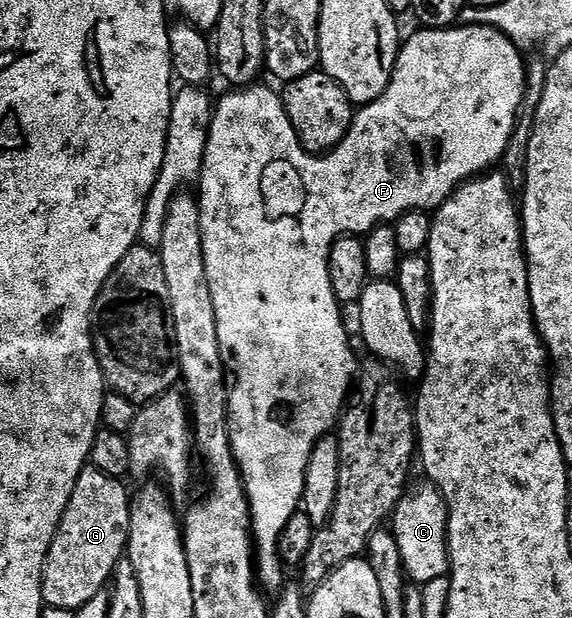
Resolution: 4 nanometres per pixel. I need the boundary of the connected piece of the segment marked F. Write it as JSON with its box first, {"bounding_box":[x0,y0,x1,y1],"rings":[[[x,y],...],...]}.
{"bounding_box":[198,24,526,590],"rings":[[[461,24],[459,27],[449,27],[447,29],[430,29],[427,27],[419,30],[421,33],[416,33],[412,38],[405,40],[400,47],[400,53],[396,56],[396,69],[392,73],[390,83],[386,87],[386,91],[380,96],[377,101],[371,101],[370,104],[363,106],[353,116],[352,126],[348,128],[348,133],[345,137],[335,145],[333,149],[328,150],[323,155],[317,155],[308,152],[304,144],[298,139],[298,135],[294,131],[294,127],[290,123],[288,113],[284,109],[284,102],[279,92],[275,93],[272,89],[267,89],[266,86],[260,85],[261,83],[253,83],[247,87],[237,88],[235,91],[228,91],[221,101],[215,106],[212,114],[212,126],[208,132],[208,142],[206,143],[206,155],[204,156],[204,166],[200,172],[200,179],[198,182],[198,200],[200,203],[200,218],[202,219],[202,251],[206,259],[206,279],[210,283],[210,299],[214,299],[214,315],[218,323],[218,339],[220,344],[224,346],[225,350],[230,354],[230,361],[236,364],[236,382],[233,380],[230,385],[230,392],[228,394],[228,430],[230,431],[230,443],[232,450],[236,456],[236,462],[240,465],[240,473],[244,477],[244,486],[246,487],[246,495],[250,503],[250,511],[252,512],[252,535],[254,538],[254,549],[258,554],[258,581],[265,590],[273,589],[279,590],[285,584],[284,569],[280,566],[280,553],[276,548],[280,545],[280,536],[284,533],[284,528],[292,521],[292,516],[298,513],[304,500],[304,480],[306,479],[306,467],[310,463],[310,455],[314,451],[314,447],[323,437],[329,436],[337,428],[338,422],[346,408],[346,402],[350,397],[350,390],[354,385],[354,378],[357,376],[358,368],[356,369],[356,357],[352,354],[352,345],[348,342],[348,329],[344,326],[344,317],[340,314],[342,309],[341,302],[336,300],[334,291],[330,287],[330,271],[328,270],[328,256],[332,250],[332,245],[340,237],[347,237],[349,235],[367,235],[381,223],[395,223],[402,214],[411,213],[413,211],[435,211],[443,205],[447,197],[452,196],[465,181],[481,176],[493,167],[499,166],[504,160],[504,152],[510,143],[510,135],[516,126],[516,113],[520,109],[520,104],[524,98],[524,75],[526,72],[526,61],[523,57],[521,50],[516,48],[515,43],[504,33],[499,33],[496,29],[492,29],[489,25],[466,25]]]}

